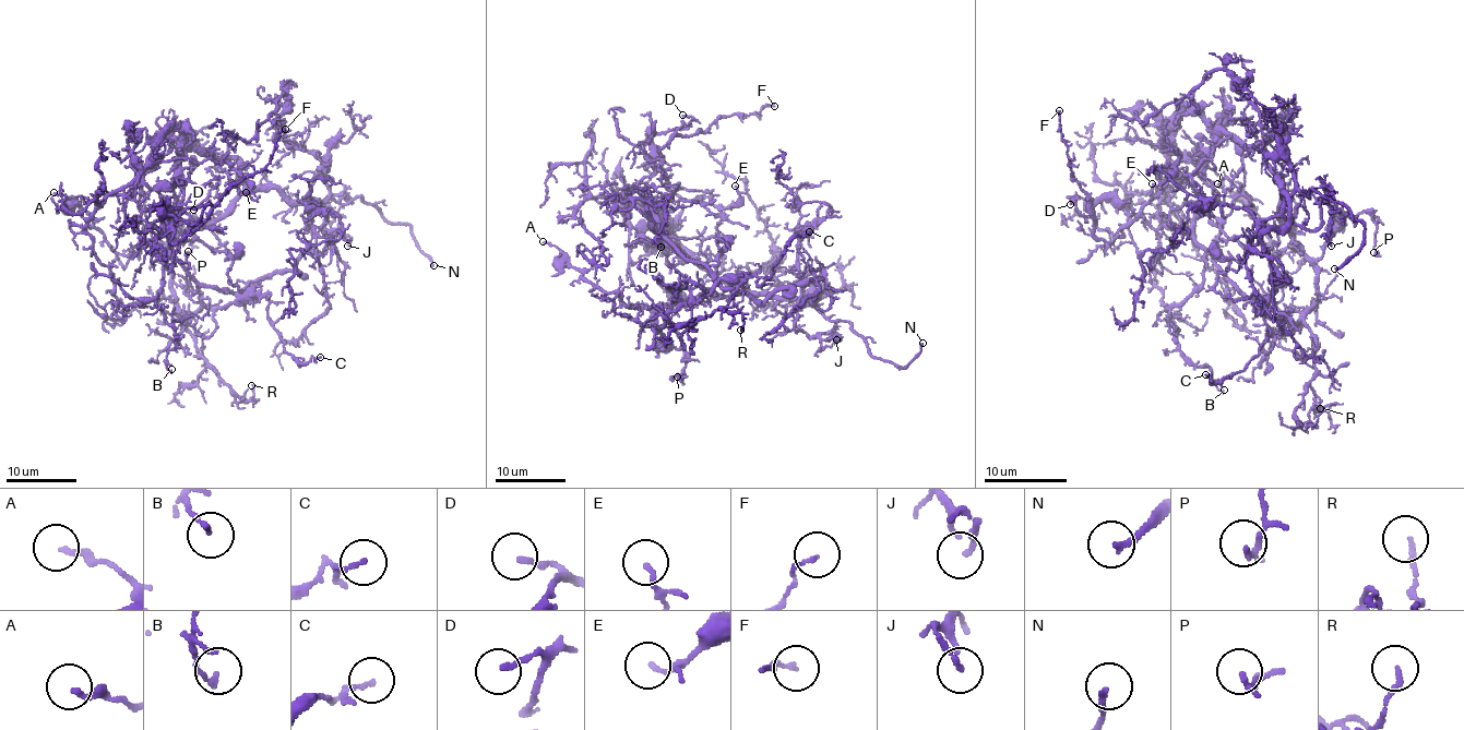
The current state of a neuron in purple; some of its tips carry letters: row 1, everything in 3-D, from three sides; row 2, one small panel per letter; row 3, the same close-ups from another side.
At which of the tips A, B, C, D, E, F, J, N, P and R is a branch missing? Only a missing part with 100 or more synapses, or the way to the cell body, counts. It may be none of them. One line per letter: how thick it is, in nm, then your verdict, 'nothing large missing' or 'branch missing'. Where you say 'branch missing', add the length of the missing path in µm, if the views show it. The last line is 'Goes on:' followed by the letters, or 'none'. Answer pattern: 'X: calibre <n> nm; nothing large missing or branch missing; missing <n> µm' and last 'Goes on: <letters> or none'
A: calibre 160 nm; nothing large missing
B: calibre 160 nm; nothing large missing
C: calibre 100 nm; nothing large missing
D: calibre 180 nm; nothing large missing
E: calibre 140 nm; nothing large missing
F: calibre 150 nm; nothing large missing
J: calibre 170 nm; nothing large missing
N: calibre 190 nm; branch missing; missing 50 µm
P: calibre 200 nm; nothing large missing
R: calibre 160 nm; nothing large missing
Goes on: N

